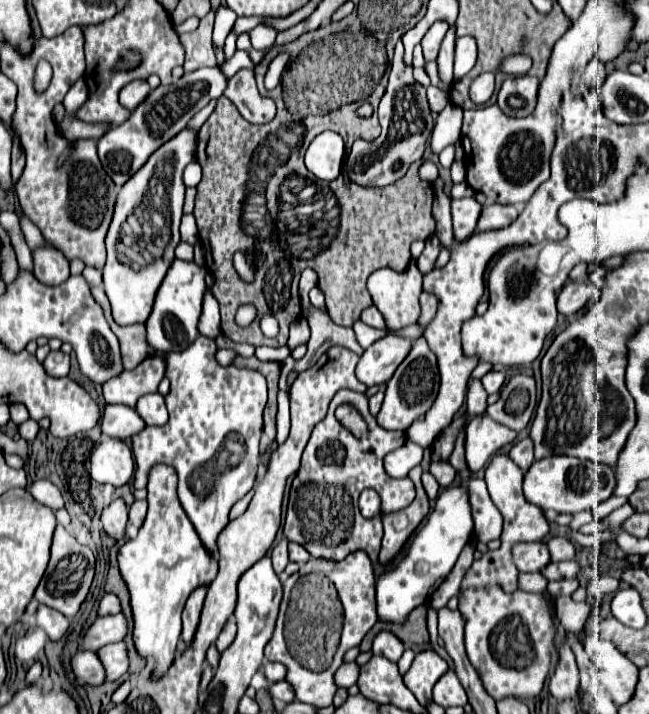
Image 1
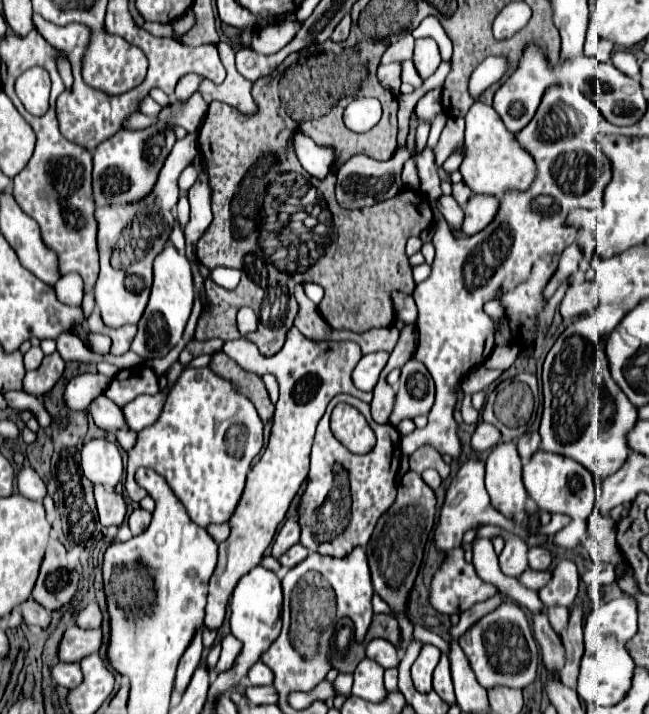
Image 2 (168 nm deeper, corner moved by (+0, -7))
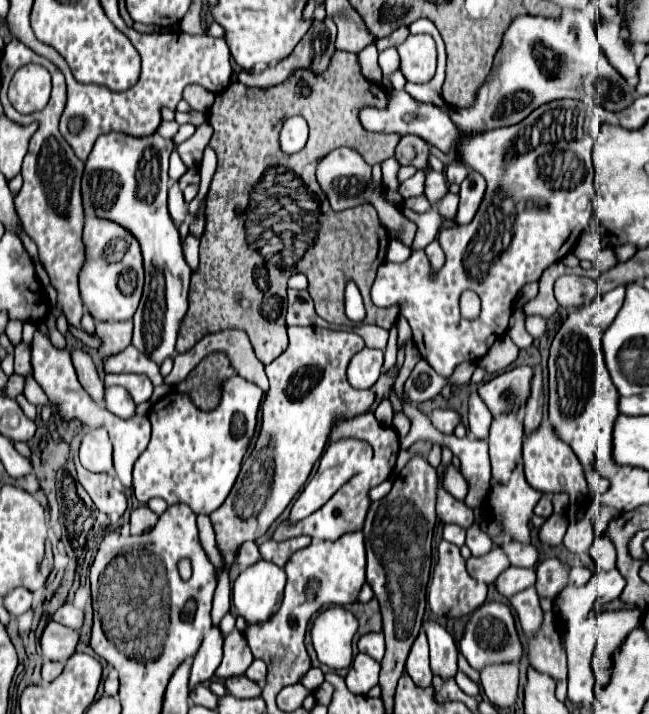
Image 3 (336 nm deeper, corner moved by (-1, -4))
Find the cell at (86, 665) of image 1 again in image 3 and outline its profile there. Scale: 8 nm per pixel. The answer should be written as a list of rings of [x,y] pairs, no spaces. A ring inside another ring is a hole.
[[[45,662],[43,664],[43,682],[51,682],[51,680],[55,680],[61,672],[63,672],[63,668],[65,668],[65,664],[63,662]]]

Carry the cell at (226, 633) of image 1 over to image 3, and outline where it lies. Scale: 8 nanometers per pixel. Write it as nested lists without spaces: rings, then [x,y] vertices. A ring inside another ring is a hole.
[[[235,628],[229,636],[225,636],[223,662],[217,668],[215,676],[219,680],[227,680],[227,676],[245,674],[245,670],[249,668],[251,662],[253,662],[253,654],[251,654],[251,648],[247,644],[245,632],[241,632],[241,630]]]

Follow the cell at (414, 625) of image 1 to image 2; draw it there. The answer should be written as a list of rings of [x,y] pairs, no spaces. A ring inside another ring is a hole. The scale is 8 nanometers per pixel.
[[[384,613],[384,615],[374,615],[374,617],[372,617],[372,623],[370,623],[370,629],[368,629],[368,633],[366,633],[362,645],[366,645],[366,643],[368,643],[370,639],[374,639],[374,637],[382,637],[382,639],[386,639],[386,641],[390,641],[392,645],[398,647],[398,643],[400,643],[398,633],[400,633],[400,629],[398,629],[398,623],[396,623],[396,619],[394,619],[392,615],[388,615],[388,613]]]

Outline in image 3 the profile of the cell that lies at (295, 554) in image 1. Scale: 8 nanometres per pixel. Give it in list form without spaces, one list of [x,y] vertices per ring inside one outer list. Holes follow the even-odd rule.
[[[299,536],[299,538],[289,538],[289,540],[283,540],[283,542],[275,542],[275,540],[263,542],[259,546],[259,550],[261,550],[263,560],[269,560],[269,562],[283,568],[287,564],[287,560],[291,558],[291,554],[295,554],[301,548],[307,548],[309,544],[311,544],[309,536]]]

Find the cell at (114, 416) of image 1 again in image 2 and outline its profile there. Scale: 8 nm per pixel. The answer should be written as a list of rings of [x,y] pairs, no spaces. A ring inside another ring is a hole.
[[[104,393],[98,395],[90,407],[88,407],[94,423],[98,427],[102,427],[104,431],[116,431],[116,429],[124,429],[126,427],[126,421],[124,421],[124,415],[122,415],[122,409],[110,401]]]

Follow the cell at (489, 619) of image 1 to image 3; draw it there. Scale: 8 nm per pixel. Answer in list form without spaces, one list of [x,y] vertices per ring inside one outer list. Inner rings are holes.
[[[485,602],[483,606],[479,606],[471,614],[465,626],[463,638],[459,642],[459,650],[475,670],[483,670],[485,666],[491,666],[491,664],[509,664],[509,662],[519,664],[523,656],[523,644],[515,628],[515,618],[511,608],[503,602]]]

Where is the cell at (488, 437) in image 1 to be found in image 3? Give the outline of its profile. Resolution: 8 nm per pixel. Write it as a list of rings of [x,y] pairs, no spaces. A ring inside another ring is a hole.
[[[473,392],[469,398],[469,430],[471,430],[471,434],[475,438],[485,440],[489,436],[491,422],[493,422],[493,416],[491,416],[489,408],[483,404],[479,394]]]

